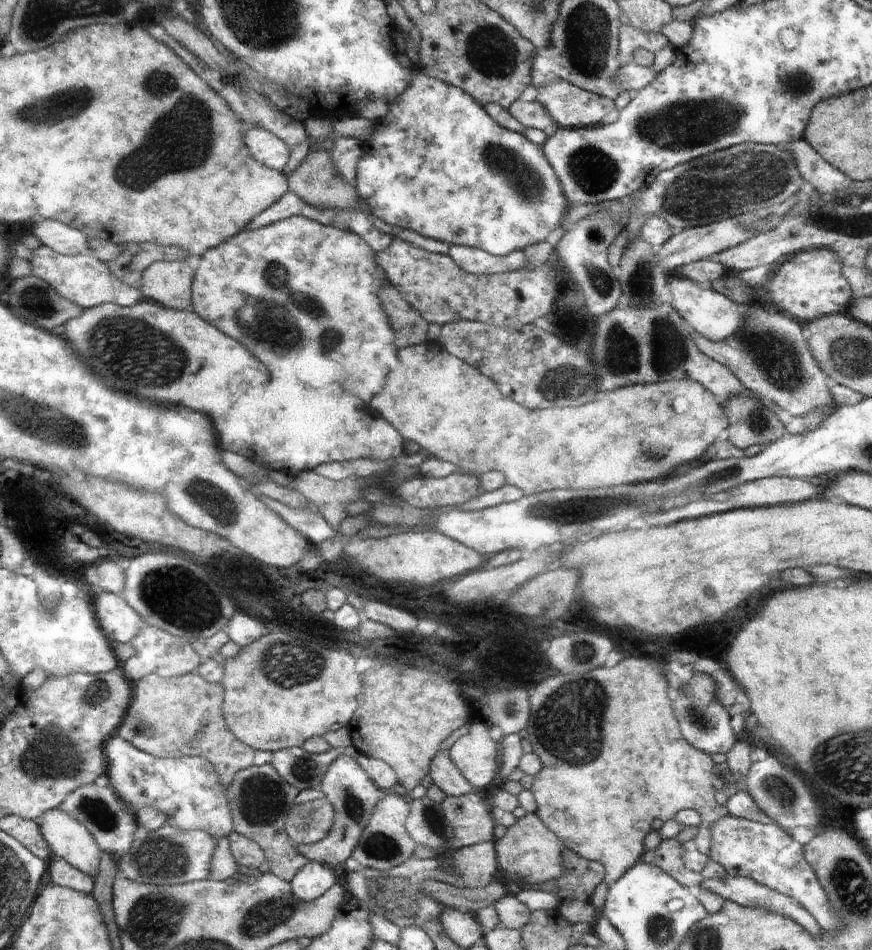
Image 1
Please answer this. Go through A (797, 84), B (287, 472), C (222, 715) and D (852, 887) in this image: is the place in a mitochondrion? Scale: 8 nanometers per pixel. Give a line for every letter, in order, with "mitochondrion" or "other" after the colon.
A: mitochondrion
B: other
C: other
D: mitochondrion

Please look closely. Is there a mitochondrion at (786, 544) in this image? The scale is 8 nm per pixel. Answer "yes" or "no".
no

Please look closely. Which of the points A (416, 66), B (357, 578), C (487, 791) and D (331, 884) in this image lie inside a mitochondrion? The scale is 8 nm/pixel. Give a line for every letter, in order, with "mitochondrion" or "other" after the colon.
A: other
B: other
C: other
D: other

